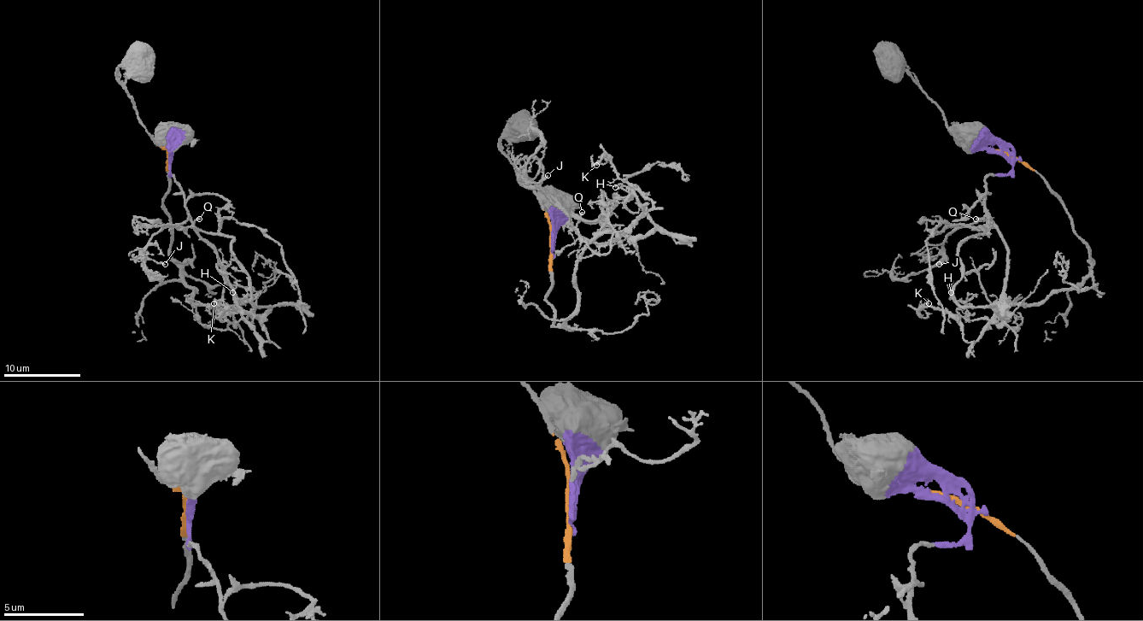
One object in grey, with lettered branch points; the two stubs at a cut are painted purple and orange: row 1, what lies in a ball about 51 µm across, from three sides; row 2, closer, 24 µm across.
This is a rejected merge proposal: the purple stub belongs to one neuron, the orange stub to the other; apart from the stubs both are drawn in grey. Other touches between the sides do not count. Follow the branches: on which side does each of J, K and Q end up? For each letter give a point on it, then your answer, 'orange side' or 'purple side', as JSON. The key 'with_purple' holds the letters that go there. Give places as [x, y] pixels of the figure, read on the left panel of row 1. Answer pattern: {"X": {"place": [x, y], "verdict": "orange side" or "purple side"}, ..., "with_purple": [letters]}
{"J": {"place": [165, 264], "verdict": "purple side"}, "K": {"place": [213, 303], "verdict": "purple side"}, "Q": {"place": [199, 219], "verdict": "purple side"}, "with_purple": ["J", "K", "Q"]}

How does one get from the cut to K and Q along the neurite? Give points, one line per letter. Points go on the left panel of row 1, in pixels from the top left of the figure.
K: (169, 155), (192, 227), (213, 250), (242, 319), (268, 342), (251, 313), (213, 304)
Q: (169, 155), (169, 173), (184, 196), (186, 212), (192, 218), (200, 218)

